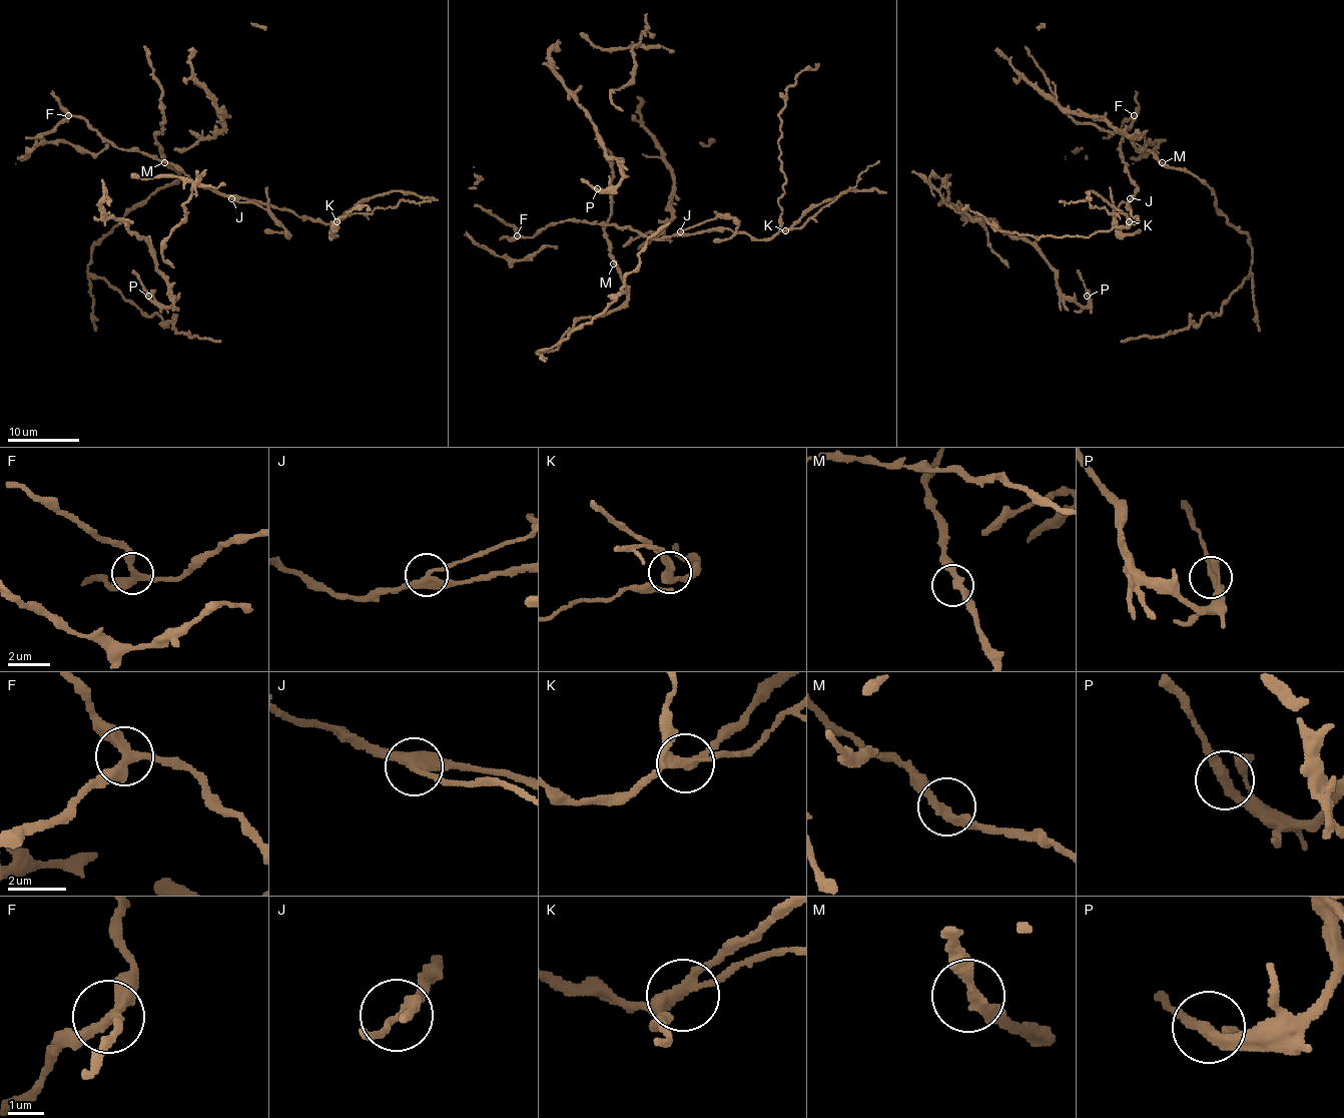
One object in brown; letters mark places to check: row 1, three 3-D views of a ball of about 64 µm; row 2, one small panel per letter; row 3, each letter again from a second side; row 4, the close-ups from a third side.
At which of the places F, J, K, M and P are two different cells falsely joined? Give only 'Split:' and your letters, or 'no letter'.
Split: J, K

